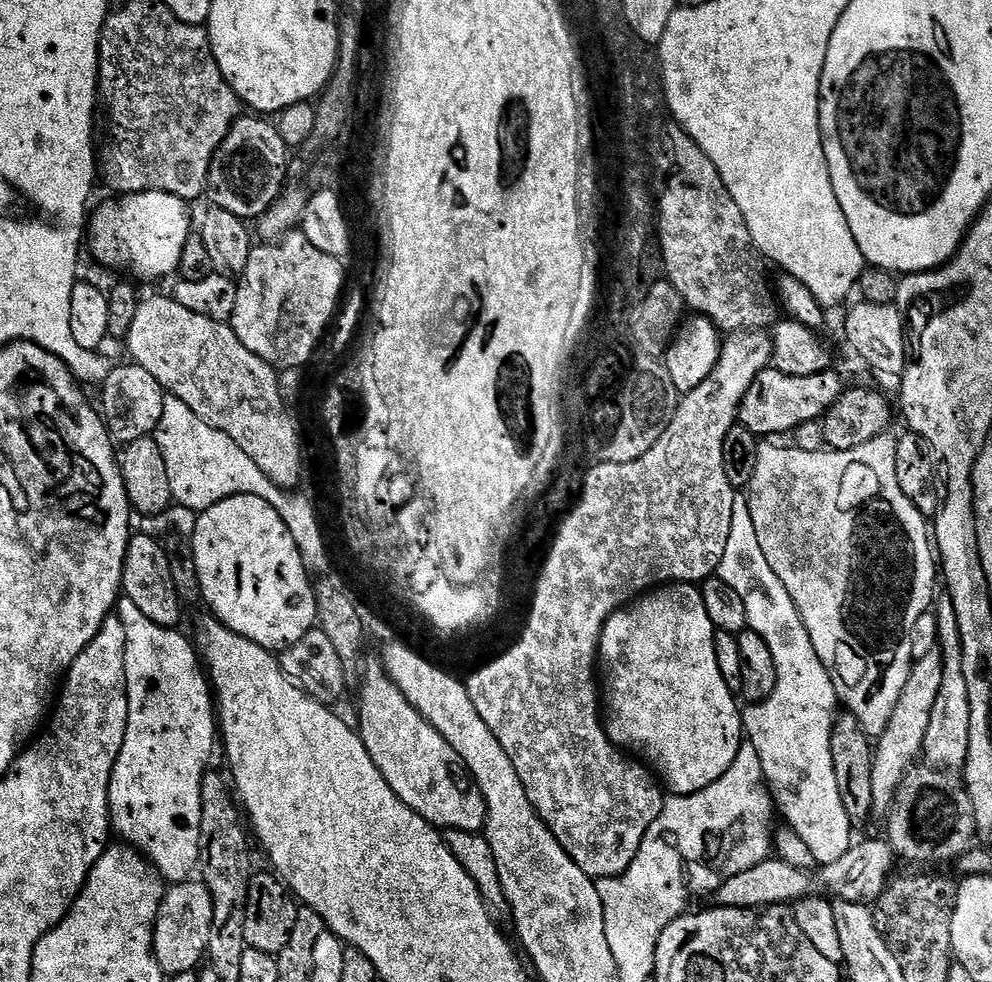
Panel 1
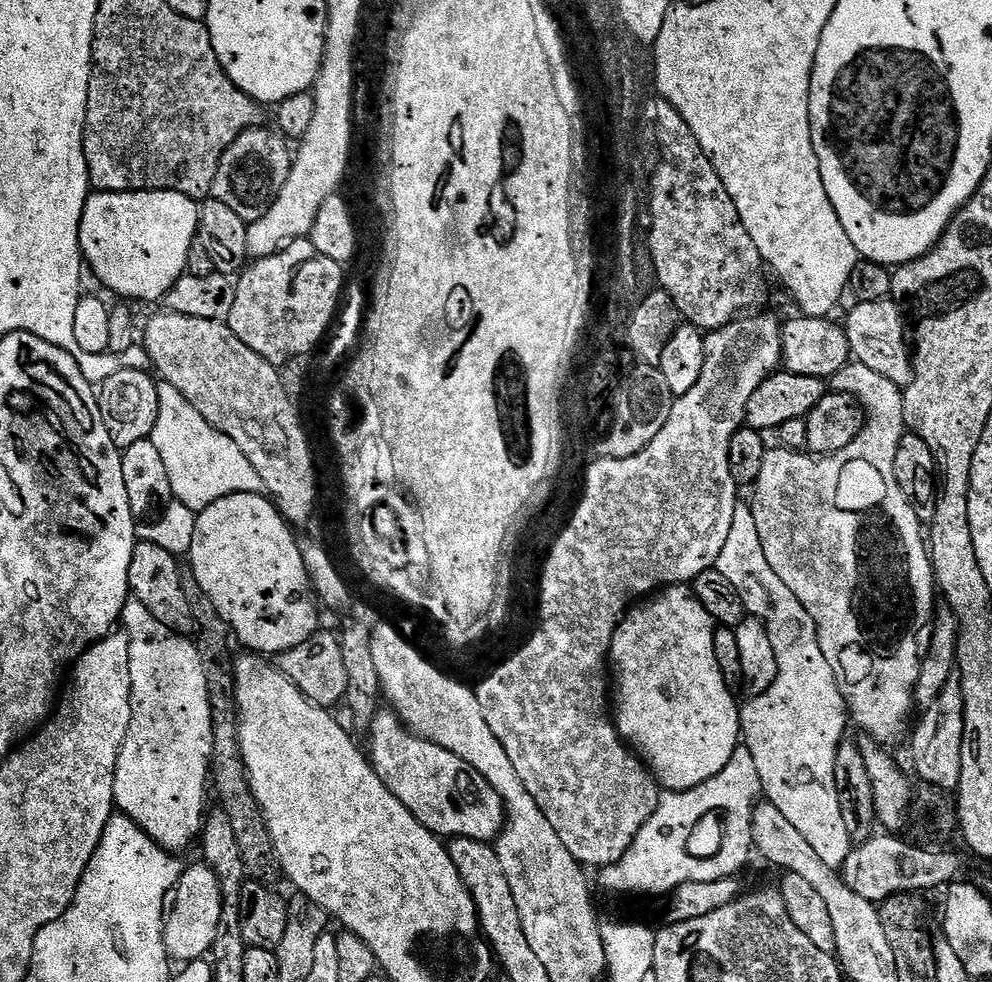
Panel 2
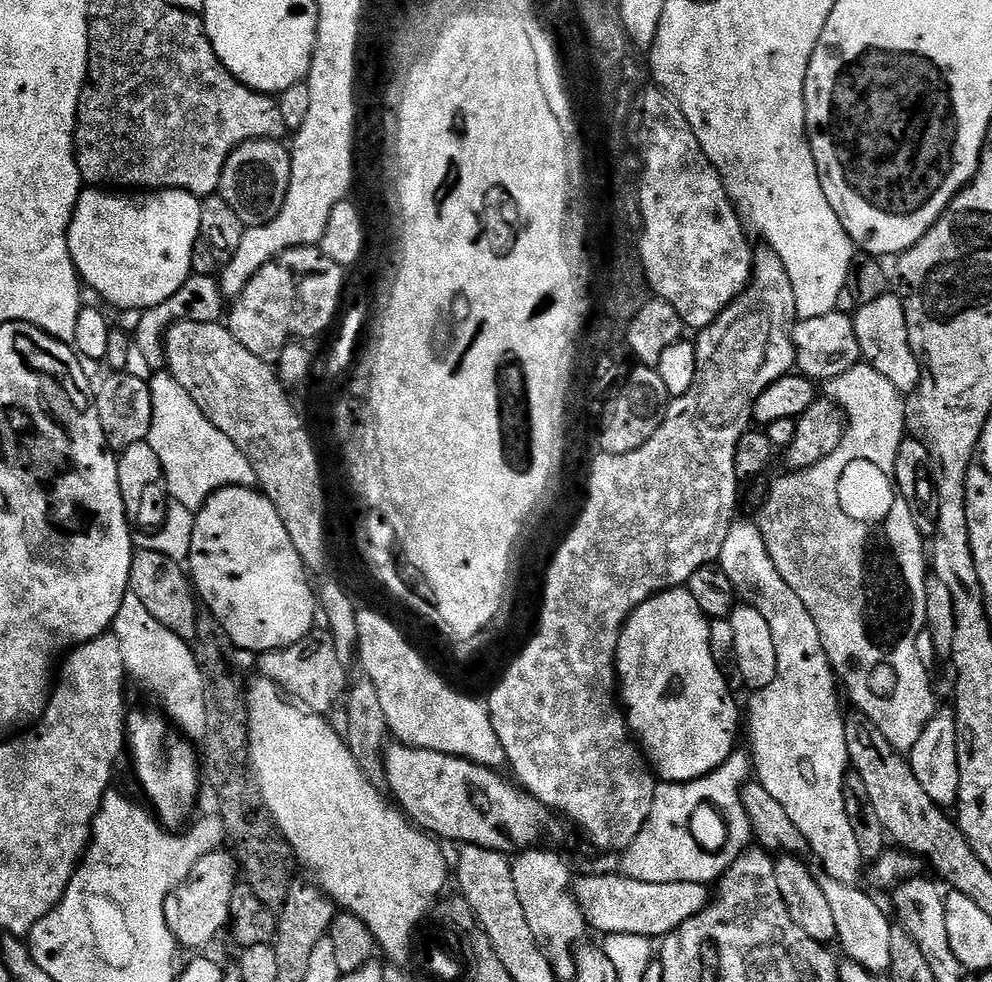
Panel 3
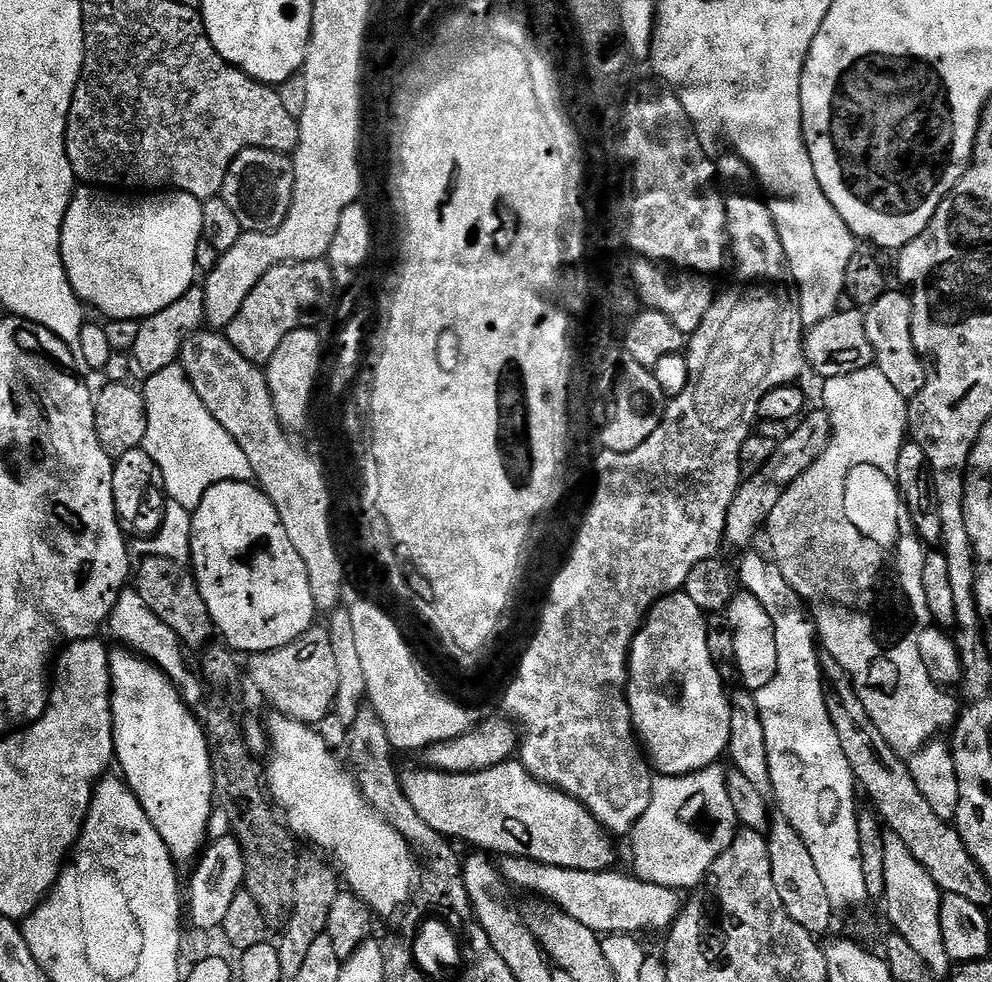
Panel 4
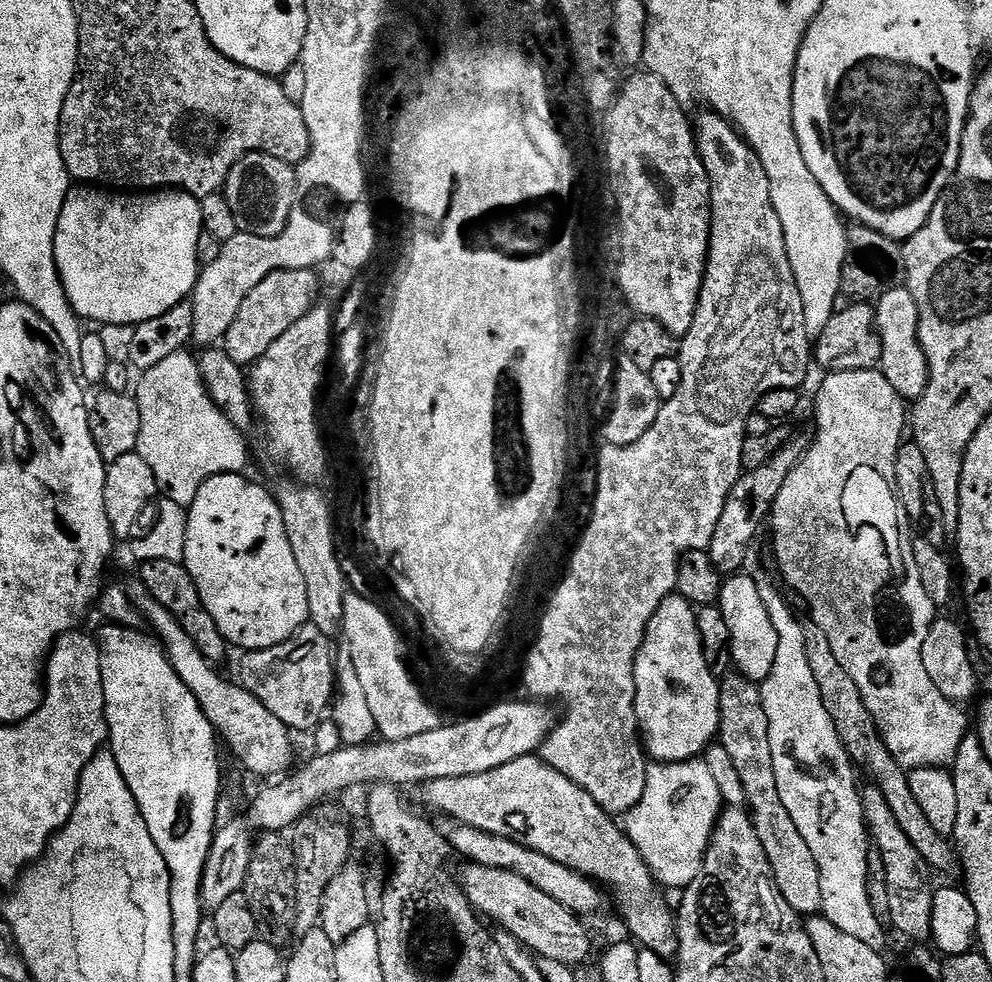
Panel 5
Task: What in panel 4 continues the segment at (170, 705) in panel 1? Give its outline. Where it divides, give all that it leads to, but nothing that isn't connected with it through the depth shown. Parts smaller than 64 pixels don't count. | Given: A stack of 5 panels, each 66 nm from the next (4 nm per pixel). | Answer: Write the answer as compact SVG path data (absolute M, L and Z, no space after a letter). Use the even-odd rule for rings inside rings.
M125 587L120 593L118 602L114 606L114 610L108 615L107 627L112 628L112 632L117 636L119 643L125 648L132 649L133 652L156 664L164 671L172 680L172 684L182 694L182 698L189 706L196 706L200 699L205 699L206 688L202 683L201 677L195 671L188 669L188 660L185 649L179 638L174 634L174 630L170 630L170 626L166 626L166 622L162 622L162 618L158 618L154 614L154 610L150 610L150 606L146 606L142 594L138 594L135 587Z

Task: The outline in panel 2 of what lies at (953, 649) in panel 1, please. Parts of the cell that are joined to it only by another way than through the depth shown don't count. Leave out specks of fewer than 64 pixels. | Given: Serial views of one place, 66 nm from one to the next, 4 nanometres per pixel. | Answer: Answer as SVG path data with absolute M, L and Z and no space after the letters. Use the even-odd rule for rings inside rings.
M954 674L950 682L934 698L934 702L923 709L920 725L911 733L912 764L925 785L939 788L947 794L955 793L962 778L962 730L964 729L964 706L959 675Z

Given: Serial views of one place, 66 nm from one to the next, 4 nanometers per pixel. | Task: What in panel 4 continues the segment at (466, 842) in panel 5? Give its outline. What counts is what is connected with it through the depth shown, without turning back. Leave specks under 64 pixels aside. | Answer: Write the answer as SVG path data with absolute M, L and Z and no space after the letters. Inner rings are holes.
M527 856L501 857L498 867L509 885L550 900L559 911L600 936L624 936L640 930L665 931L677 919L684 905L677 889L646 883L639 877L626 876L612 868L606 871L570 870L538 863Z

